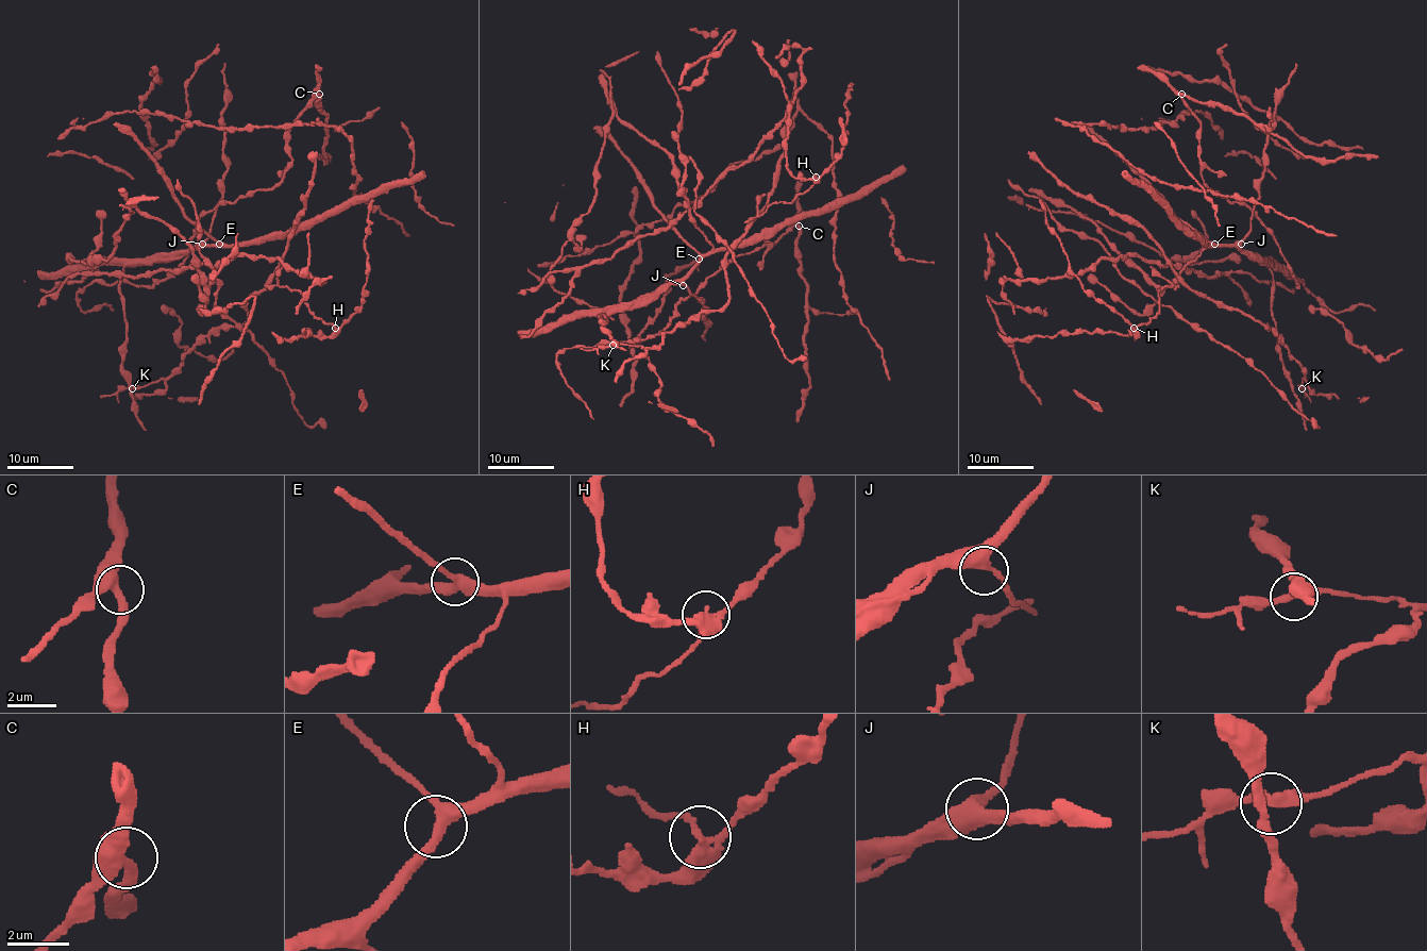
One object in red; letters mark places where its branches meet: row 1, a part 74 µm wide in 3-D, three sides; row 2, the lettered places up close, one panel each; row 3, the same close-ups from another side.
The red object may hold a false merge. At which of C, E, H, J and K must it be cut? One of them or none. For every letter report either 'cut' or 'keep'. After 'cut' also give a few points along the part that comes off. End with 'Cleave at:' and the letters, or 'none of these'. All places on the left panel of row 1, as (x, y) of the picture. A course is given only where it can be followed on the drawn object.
C: keep
E: keep
H: cut; course (335, 329), (312, 314), (297, 290), (278, 283), (278, 273), (285, 267)
J: keep
K: keep
Cleave at: H

